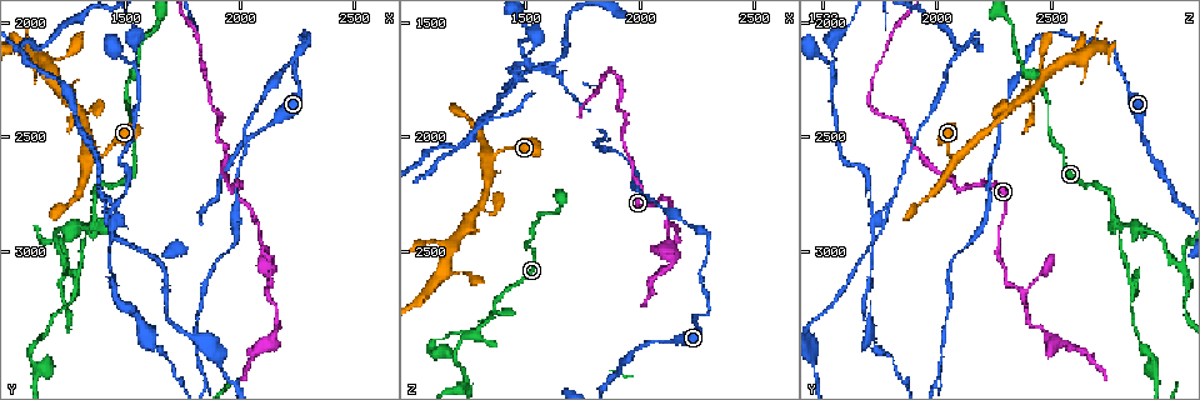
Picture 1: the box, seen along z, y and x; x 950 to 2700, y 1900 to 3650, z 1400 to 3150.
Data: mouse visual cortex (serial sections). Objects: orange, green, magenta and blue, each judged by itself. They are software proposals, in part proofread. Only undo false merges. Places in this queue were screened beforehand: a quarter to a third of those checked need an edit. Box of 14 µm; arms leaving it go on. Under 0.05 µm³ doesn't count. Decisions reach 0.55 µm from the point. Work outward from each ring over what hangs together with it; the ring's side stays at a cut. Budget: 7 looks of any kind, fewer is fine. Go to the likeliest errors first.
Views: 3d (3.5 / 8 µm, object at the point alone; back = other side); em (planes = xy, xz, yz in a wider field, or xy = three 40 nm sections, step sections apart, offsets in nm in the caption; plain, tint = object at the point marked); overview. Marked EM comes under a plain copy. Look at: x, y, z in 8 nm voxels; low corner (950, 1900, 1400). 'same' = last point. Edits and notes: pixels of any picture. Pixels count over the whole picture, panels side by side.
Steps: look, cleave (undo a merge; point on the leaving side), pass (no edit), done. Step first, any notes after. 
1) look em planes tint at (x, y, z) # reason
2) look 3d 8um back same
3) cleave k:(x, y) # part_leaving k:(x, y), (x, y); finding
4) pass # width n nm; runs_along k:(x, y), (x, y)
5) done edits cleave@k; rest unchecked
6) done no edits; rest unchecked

look 3d 3.5um at (1330, 2890, 2790)

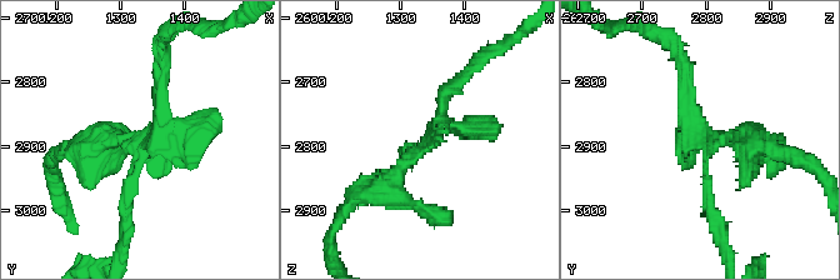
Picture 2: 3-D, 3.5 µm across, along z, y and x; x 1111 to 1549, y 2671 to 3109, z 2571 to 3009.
look em xy step 3 tint at (1335, 2900, 2805) # need the tissue

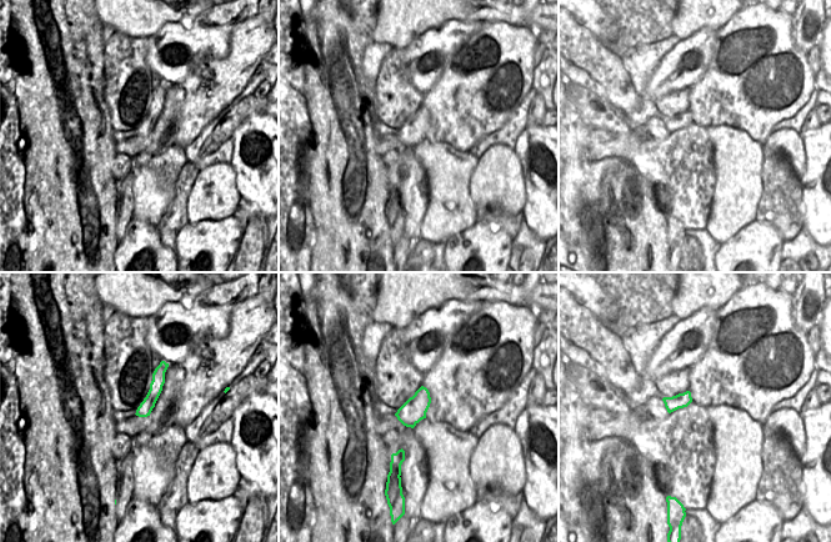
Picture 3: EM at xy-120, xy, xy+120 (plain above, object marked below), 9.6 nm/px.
cleave 2:(109, 169) # border 3:(416, 391), (422, 417), (401, 422); a second cell is stuck on

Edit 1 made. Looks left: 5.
look overview

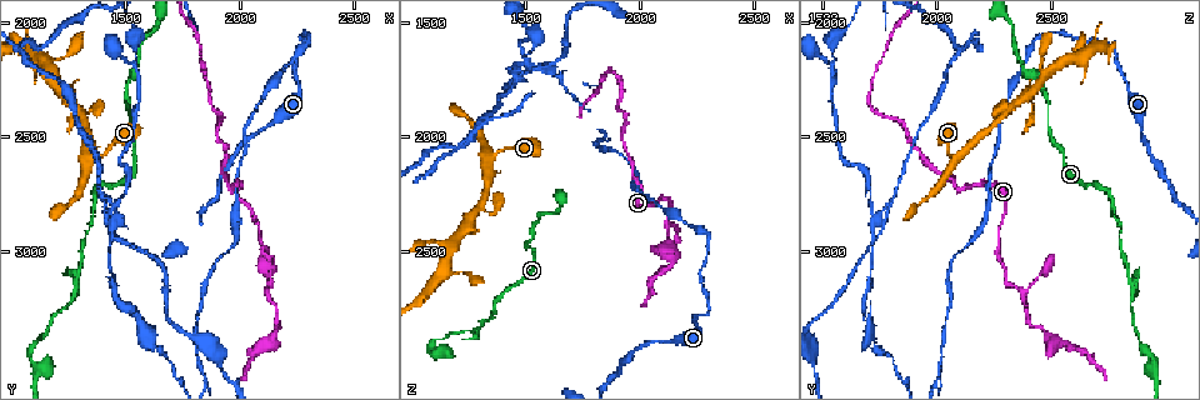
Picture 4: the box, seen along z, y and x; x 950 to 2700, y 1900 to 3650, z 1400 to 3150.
look 3d 3.5um at (1120, 3510, 2940) # a fork

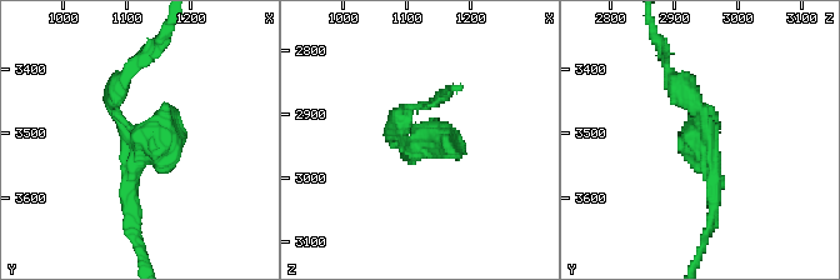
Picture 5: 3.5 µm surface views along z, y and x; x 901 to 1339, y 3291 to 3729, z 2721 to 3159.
pass # runs_along 5:(675, 79), (704, 114), (710, 225); all the same cell

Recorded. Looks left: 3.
look 3d 3.5um at (2310, 2100, 2750) # narrows sharply

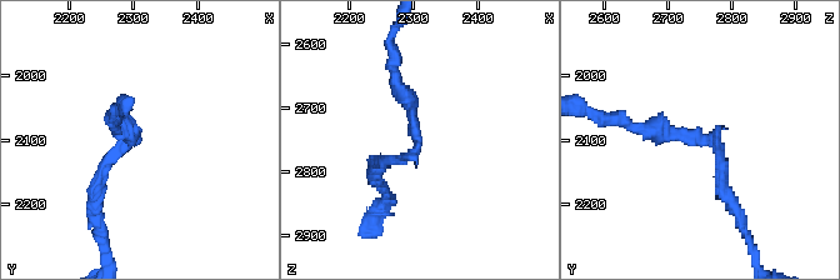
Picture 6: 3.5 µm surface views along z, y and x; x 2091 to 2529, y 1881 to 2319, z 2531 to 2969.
look em planes tint at (2305, 2095, 2750) # shape alone is not enough

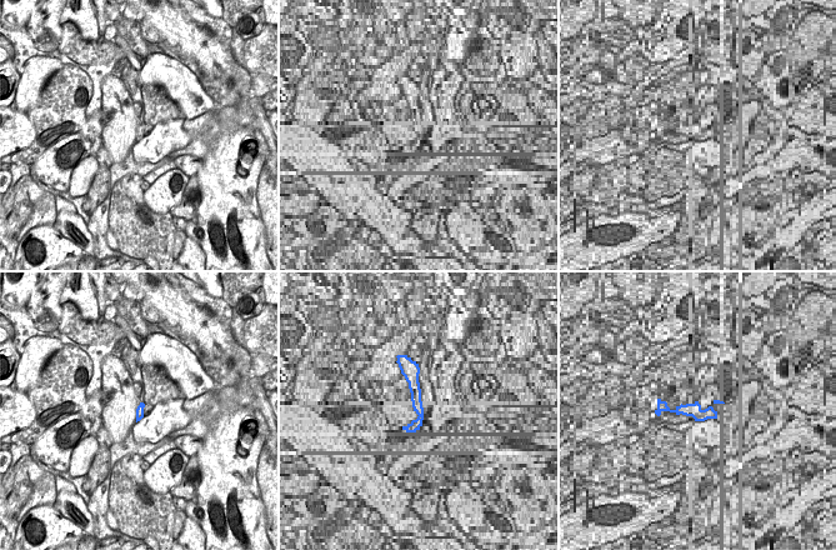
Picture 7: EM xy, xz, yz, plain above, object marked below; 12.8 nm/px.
cleave 6:(668, 130) # part_leaving 6:(710, 140), (601, 121); a second cell is stuck on

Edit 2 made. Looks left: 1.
done edits cleave@2, cleave@6; rest unchecked

